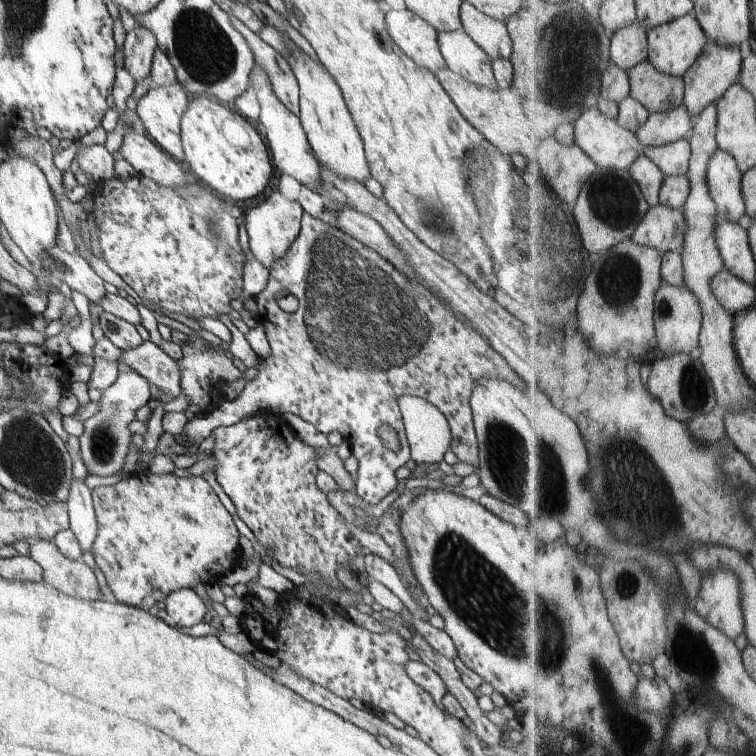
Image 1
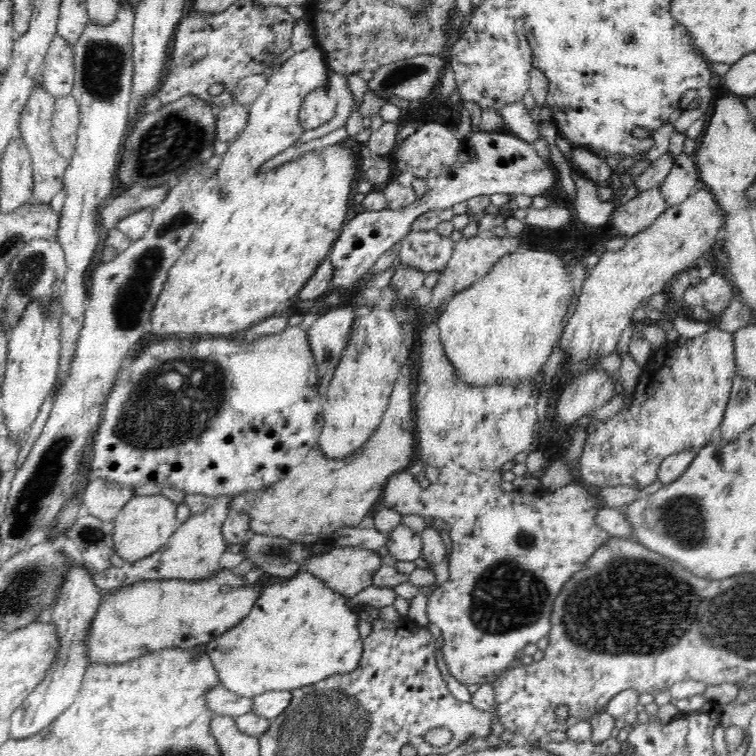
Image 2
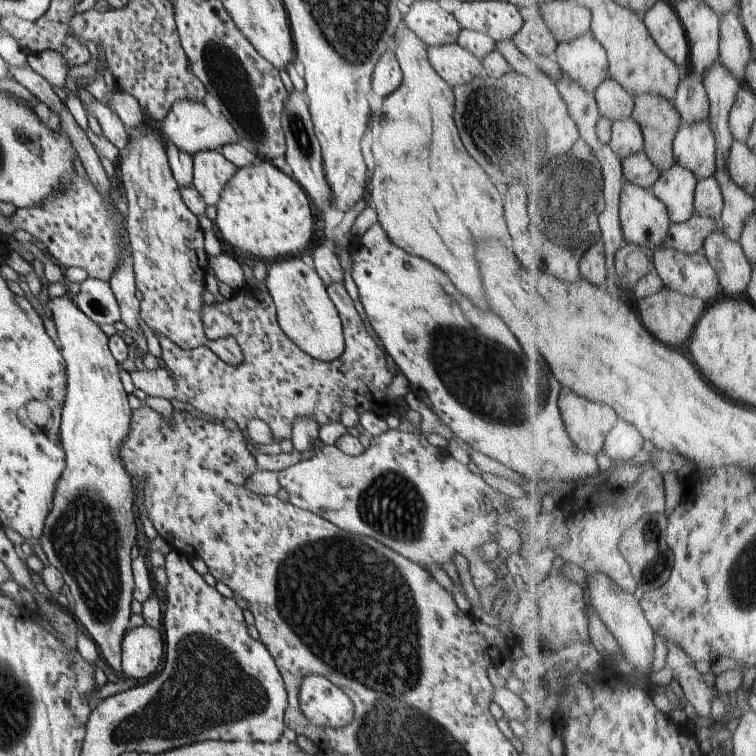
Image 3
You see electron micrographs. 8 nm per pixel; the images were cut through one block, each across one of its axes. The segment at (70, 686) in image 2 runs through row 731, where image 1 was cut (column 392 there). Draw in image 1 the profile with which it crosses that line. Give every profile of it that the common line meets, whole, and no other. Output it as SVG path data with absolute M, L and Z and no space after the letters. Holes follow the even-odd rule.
M389 9L386 13L388 34L400 50L434 75L447 64L438 46L438 32L408 9Z

